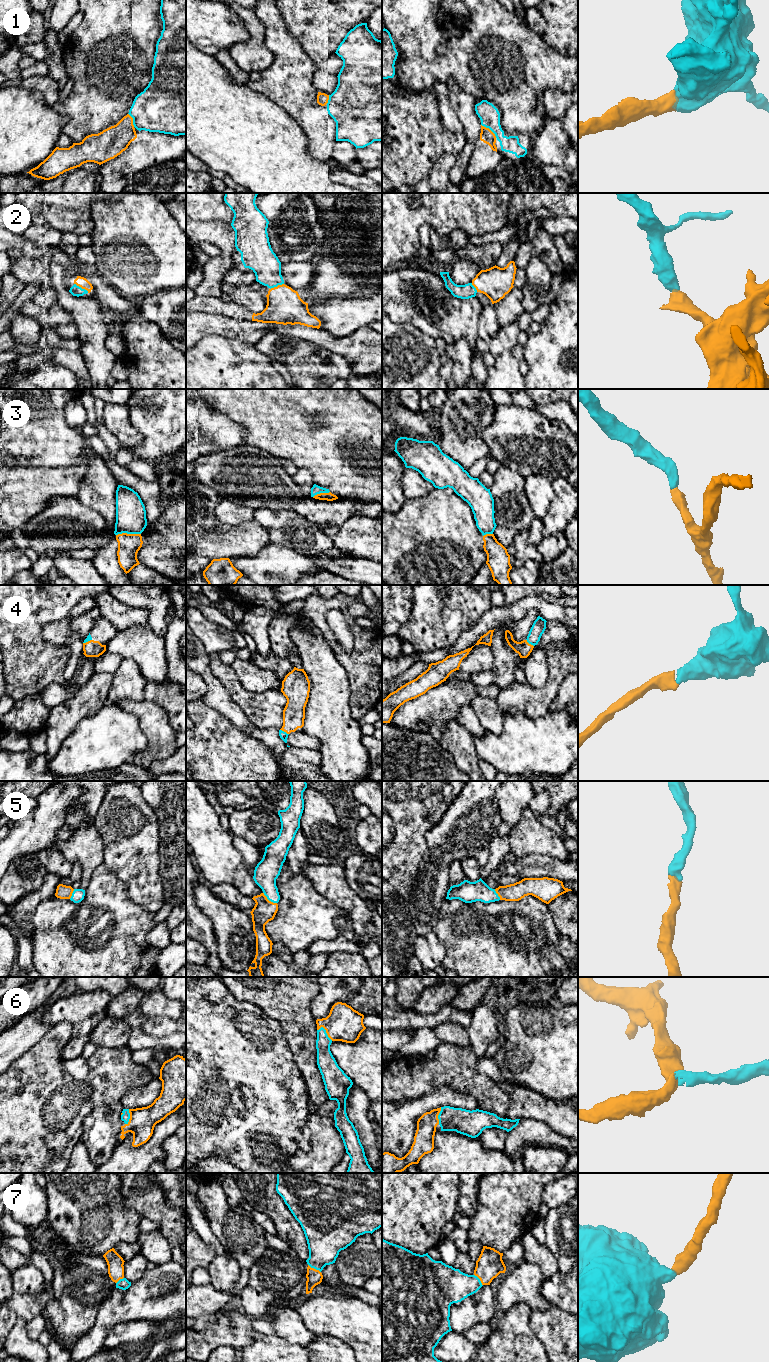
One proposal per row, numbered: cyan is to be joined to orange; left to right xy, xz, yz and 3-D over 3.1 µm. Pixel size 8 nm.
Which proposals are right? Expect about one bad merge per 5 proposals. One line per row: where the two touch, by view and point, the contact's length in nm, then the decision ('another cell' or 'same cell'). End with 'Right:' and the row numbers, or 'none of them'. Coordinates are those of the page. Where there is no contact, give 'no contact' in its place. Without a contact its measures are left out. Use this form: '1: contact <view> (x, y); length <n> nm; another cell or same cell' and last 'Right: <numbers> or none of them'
1: contact yz (489, 129); length 170 nm; same cell
2: contact xy (81, 287); length 140 nm; same cell
3: contact xy (128, 534); length 200 nm; same cell
4: contact xz (284, 731); length 80 nm; same cell
5: contact xz (268, 900); length 140 nm; same cell
6: contact xz (326, 1031); length 160 nm; same cell
7: contact xz (313, 1268); length 120 nm; same cell
Right: 1, 2, 3, 4, 5, 6, 7

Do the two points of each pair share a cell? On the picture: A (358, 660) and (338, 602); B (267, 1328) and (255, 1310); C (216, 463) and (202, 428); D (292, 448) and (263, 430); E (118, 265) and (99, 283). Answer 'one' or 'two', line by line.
A: one
B: two
C: two
D: one
E: two

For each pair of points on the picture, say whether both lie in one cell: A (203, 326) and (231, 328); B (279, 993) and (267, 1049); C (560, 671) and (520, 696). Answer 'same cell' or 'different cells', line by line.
A: same cell
B: different cells
C: same cell

